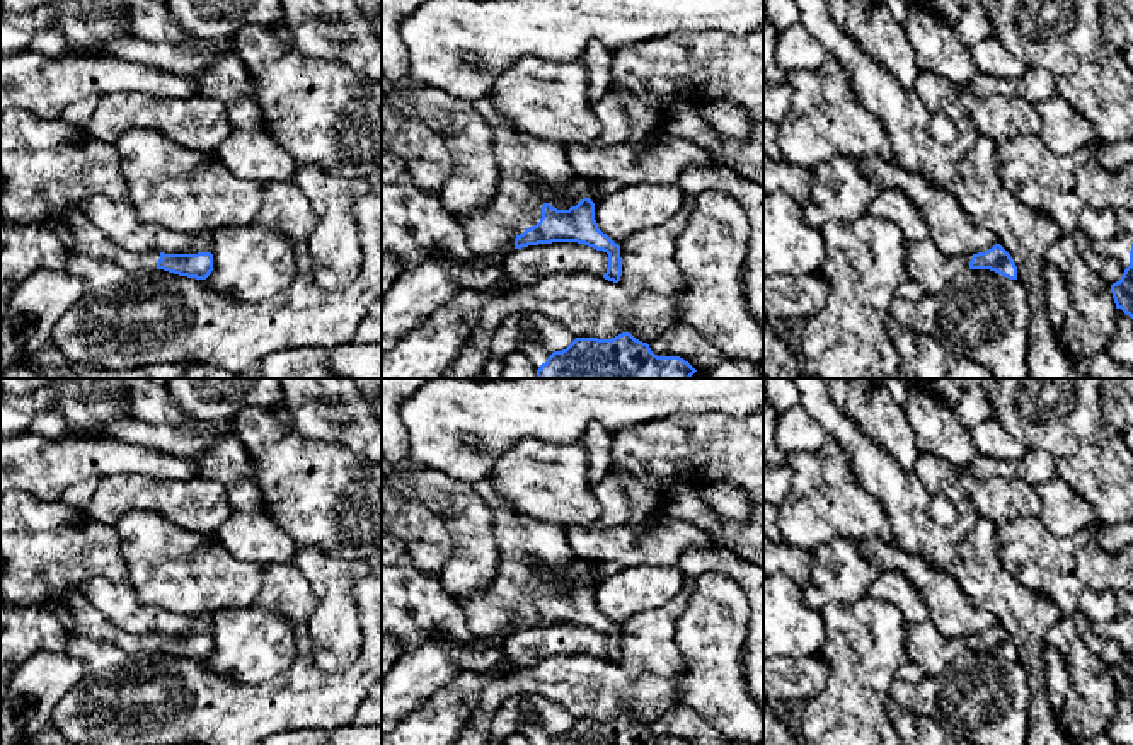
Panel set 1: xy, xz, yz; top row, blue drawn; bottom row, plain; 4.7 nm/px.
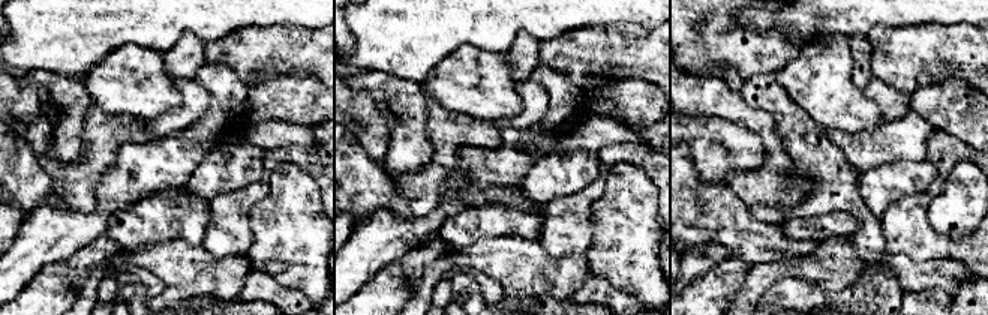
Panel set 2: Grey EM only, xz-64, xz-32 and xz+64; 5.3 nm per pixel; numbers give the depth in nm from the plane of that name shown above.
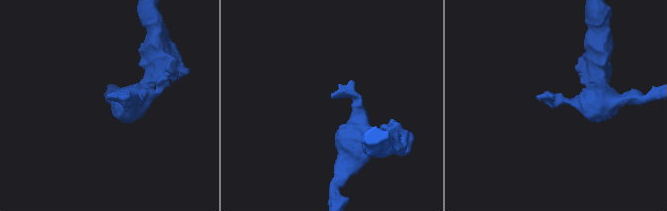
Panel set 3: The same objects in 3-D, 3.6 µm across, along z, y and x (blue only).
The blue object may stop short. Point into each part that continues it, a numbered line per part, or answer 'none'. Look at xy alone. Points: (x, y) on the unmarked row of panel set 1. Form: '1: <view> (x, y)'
1: xy (79, 617)

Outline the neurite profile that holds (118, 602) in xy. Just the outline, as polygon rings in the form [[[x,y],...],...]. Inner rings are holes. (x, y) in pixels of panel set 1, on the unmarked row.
[[[92,576],[77,588],[107,622],[131,634],[213,636],[215,631],[211,614],[191,617],[143,605],[129,581],[114,583],[102,576]]]

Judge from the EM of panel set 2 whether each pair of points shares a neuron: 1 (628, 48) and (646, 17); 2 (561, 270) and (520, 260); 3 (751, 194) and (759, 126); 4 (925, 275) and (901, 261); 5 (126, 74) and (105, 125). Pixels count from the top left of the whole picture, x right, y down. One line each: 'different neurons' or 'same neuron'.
1: different neurons
2: same neuron
3: same neuron
4: same neuron
5: different neurons

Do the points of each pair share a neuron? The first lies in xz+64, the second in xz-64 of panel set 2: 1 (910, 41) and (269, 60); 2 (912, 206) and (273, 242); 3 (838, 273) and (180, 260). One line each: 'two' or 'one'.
1: one
2: two
3: one

